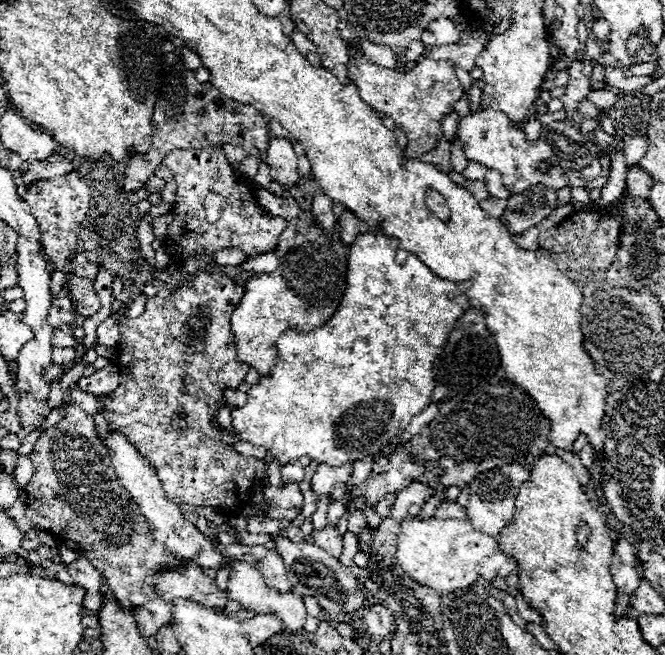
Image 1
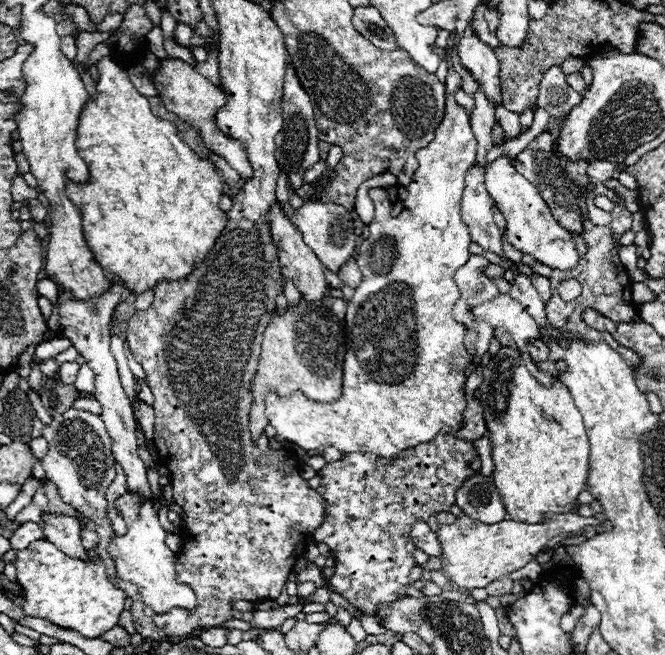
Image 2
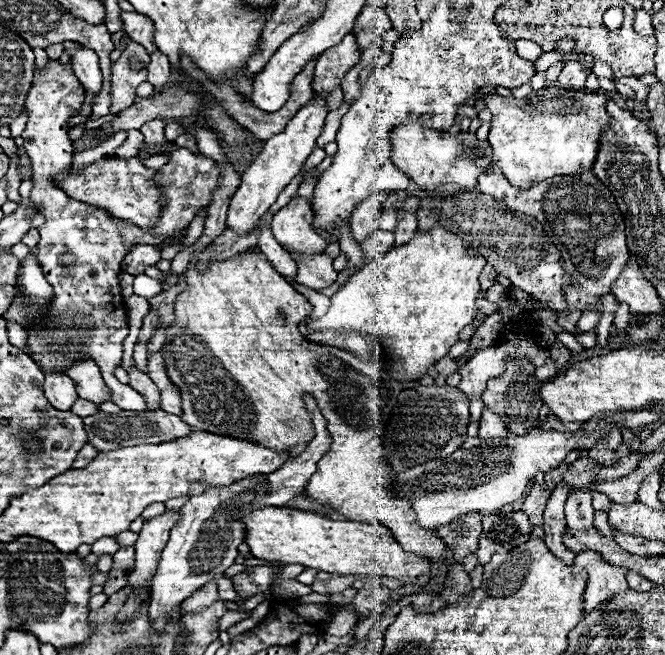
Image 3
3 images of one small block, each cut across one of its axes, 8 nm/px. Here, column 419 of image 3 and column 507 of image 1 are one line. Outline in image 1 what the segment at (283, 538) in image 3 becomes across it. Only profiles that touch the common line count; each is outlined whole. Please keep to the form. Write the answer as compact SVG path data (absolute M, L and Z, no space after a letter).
M404 520L398 536L396 560L412 580L434 588L438 594L466 588L474 584L480 576L492 582L498 576L506 578L508 574L518 570L516 560L504 554L492 536L474 530L468 520Z

